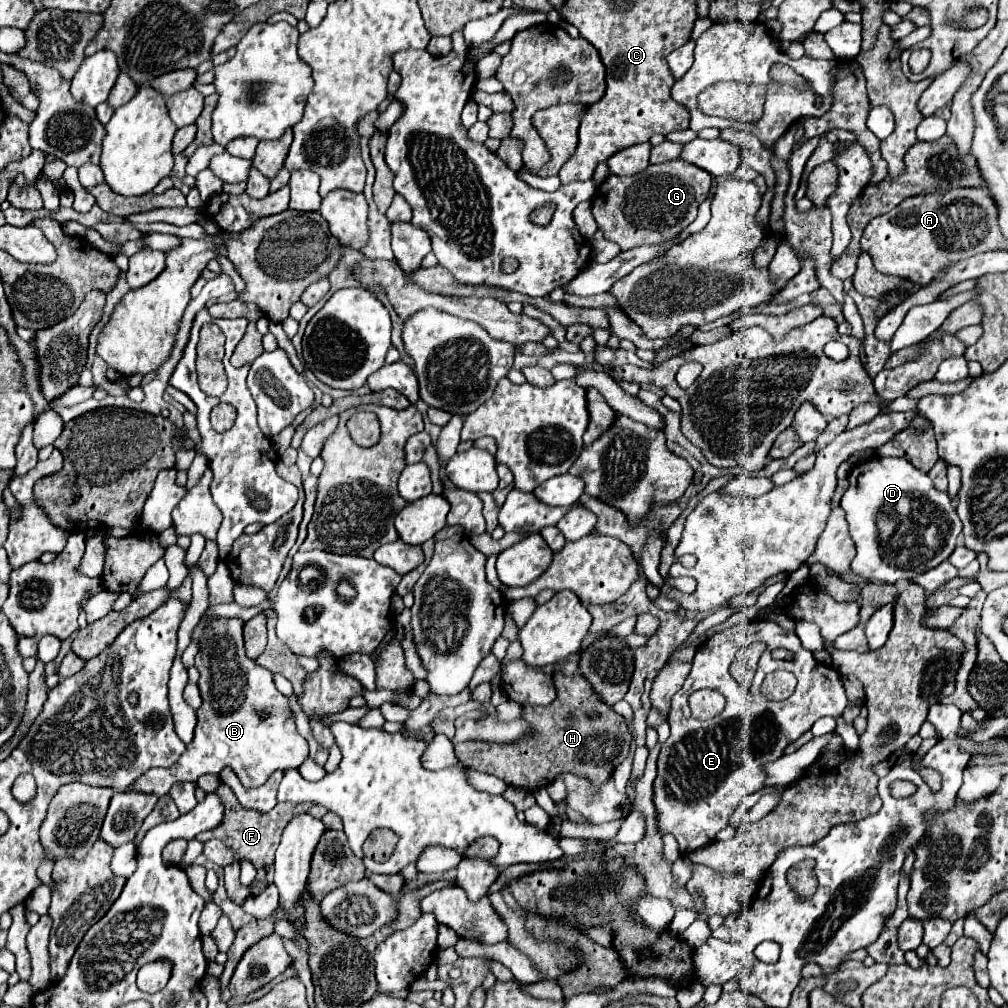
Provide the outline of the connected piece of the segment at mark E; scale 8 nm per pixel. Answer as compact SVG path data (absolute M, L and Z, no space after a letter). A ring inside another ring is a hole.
M753 621L739 623L723 633L713 635L699 647L693 669L685 679L683 687L673 695L669 725L671 735L661 745L661 753L657 759L657 777L653 781L653 805L657 811L657 825L661 837L671 833L679 843L679 853L685 857L687 853L711 843L715 835L727 827L731 813L739 807L739 803L759 791L763 787L765 775L763 765L779 759L783 749L799 739L805 731L813 727L813 723L823 715L839 717L847 705L845 689L841 685L841 675L833 667L821 665L813 659L813 653L803 649L795 631L781 629L771 621ZM749 643L767 643L759 669L755 673L755 681L749 695L743 695L735 677L729 671L735 655L749 647ZM775 647L783 647L795 653L793 661L775 661L771 651ZM775 669L787 669L797 677L797 687L791 697L783 701L769 701L761 691L761 683L767 673ZM697 689L717 689L727 697L727 705L723 713L713 719L699 721L693 719L689 711L689 695Z

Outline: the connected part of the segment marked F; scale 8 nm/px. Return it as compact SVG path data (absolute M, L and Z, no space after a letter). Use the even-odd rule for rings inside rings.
M219 785L217 789L217 797L225 803L225 813L223 813L223 821L211 829L205 831L201 835L197 835L199 841L209 841L209 839L221 839L223 843L227 843L227 847L233 849L233 853L237 853L241 859L249 859L257 869L263 869L267 865L273 863L275 857L275 849L279 845L281 833L287 827L287 823L301 813L307 813L315 803L277 803L269 813L259 813L259 811L251 811L251 809L243 809L239 807L233 791L227 785Z

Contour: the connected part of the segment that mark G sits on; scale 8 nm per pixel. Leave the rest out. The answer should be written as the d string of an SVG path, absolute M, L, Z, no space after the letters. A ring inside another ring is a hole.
M679 159L649 165L645 171L629 177L609 175L591 199L593 217L605 237L615 241L621 251L641 245L657 245L673 239L697 217L699 205L711 189L711 179L713 177L707 175L707 171L699 171L699 167L691 167Z

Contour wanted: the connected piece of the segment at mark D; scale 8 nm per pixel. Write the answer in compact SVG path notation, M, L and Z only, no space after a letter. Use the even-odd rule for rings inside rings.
M875 457L852 467L841 509L847 513L849 531L857 547L851 569L879 583L913 579L937 567L951 555L961 533L949 495L935 491L931 479L911 467L907 459ZM891 517L895 521L911 519L913 527L891 527Z

